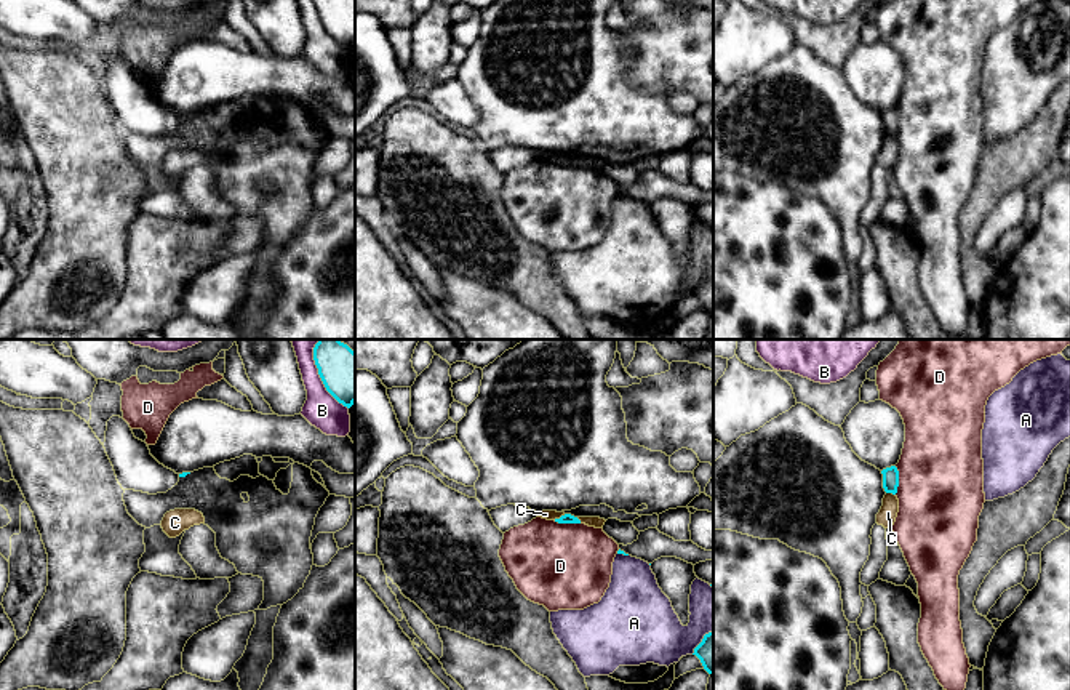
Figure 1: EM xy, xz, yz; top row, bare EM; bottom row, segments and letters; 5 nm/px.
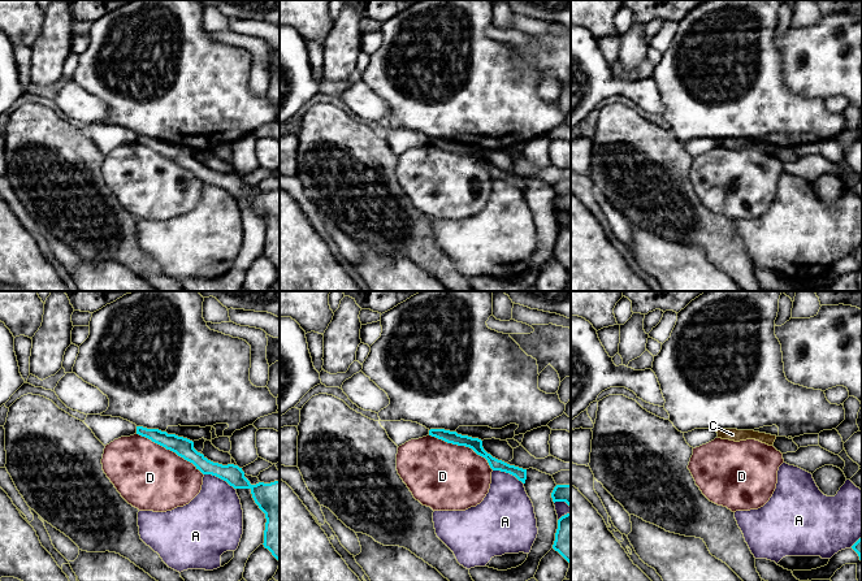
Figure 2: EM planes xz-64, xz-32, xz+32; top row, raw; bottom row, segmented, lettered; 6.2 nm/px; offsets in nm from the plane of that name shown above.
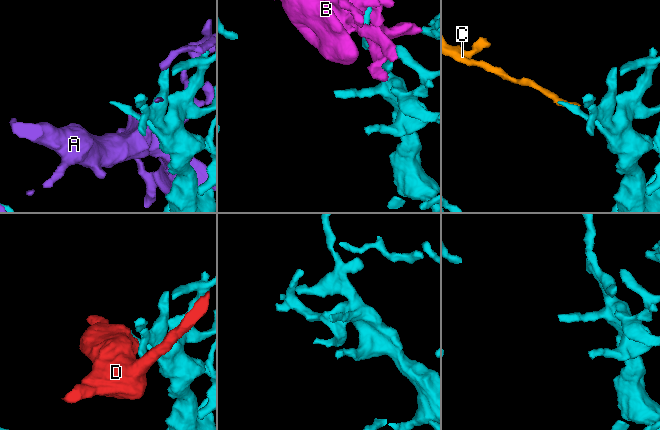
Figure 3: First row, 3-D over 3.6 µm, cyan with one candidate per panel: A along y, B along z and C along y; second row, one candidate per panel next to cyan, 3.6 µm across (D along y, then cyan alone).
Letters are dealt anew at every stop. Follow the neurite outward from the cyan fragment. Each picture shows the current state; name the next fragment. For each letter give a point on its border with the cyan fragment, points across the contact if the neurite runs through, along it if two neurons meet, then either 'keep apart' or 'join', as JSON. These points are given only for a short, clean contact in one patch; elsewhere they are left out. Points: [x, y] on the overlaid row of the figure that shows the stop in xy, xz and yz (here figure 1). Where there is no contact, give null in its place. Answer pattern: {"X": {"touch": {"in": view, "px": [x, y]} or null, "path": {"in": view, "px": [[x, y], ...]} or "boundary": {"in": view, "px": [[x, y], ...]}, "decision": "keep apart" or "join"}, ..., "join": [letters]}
{"A": {"touch": {"in": "xz", "px": [702, 641]}, "decision": "keep apart"}, "B": {"touch": {"in": "xy", "px": [319, 373]}, "decision": "keep apart"}, "C": {"touch": {"in": "xz", "px": [560, 517]}, "boundary": {"in": "xz", "px": [[565, 514], [554, 519]]}, "decision": "keep apart"}, "D": {"touch": {"in": "yz", "px": [898, 481]}, "decision": "keep apart"}, "join": []}

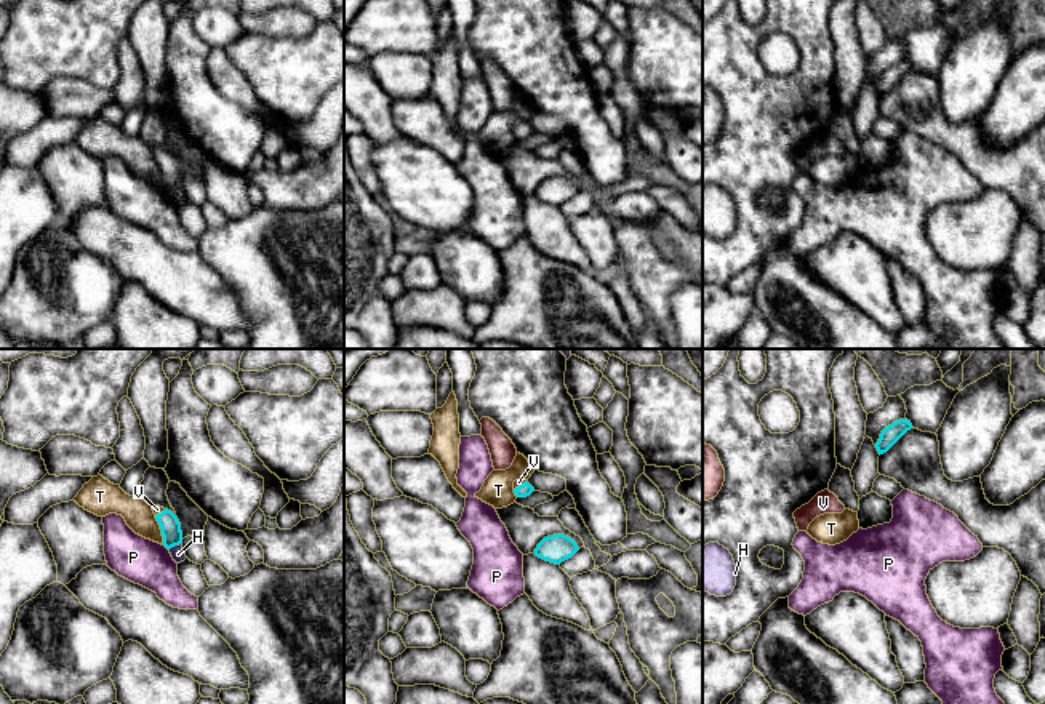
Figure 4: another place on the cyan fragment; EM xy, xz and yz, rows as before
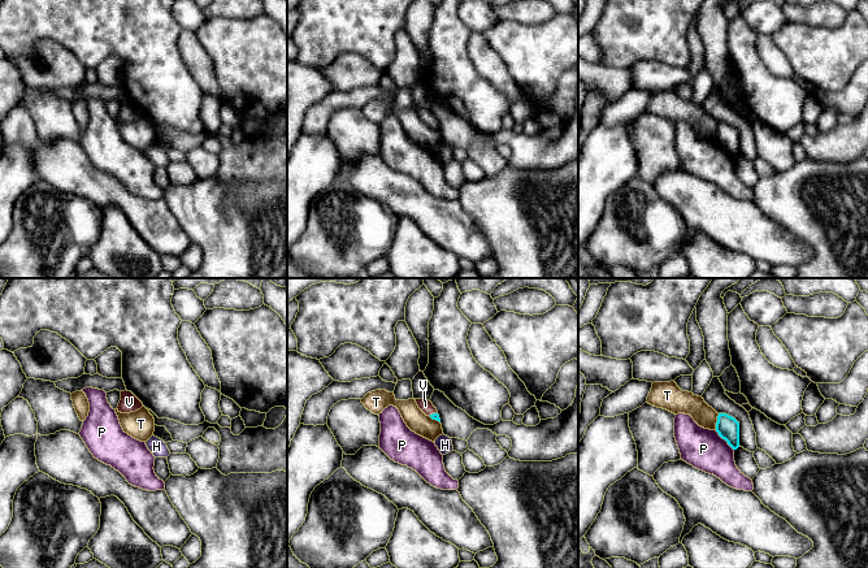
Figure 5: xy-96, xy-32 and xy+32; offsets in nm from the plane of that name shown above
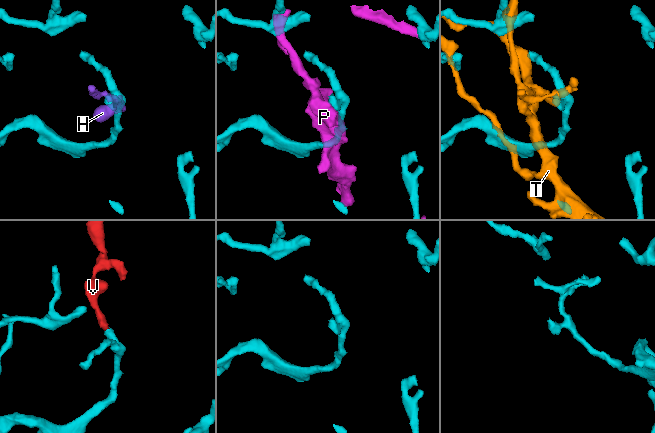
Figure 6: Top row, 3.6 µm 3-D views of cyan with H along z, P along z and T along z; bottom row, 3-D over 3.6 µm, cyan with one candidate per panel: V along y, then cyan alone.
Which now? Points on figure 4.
{"H": {"touch": {"in": "xy", "px": [173, 546]}, "decision": "keep apart"}, "P": {"touch": {"in": "xy", "px": [165, 546]}, "decision": "keep apart"}, "T": {"touch": {"in": "xy", "px": [160, 528]}, "decision": "keep apart"}, "V": {"touch": {"in": "xz", "px": [520, 485]}, "path": {"in": "xz", "px": [[524, 490], [520, 485], [517, 484]]}, "decision": "join"}, "join": ["V"]}

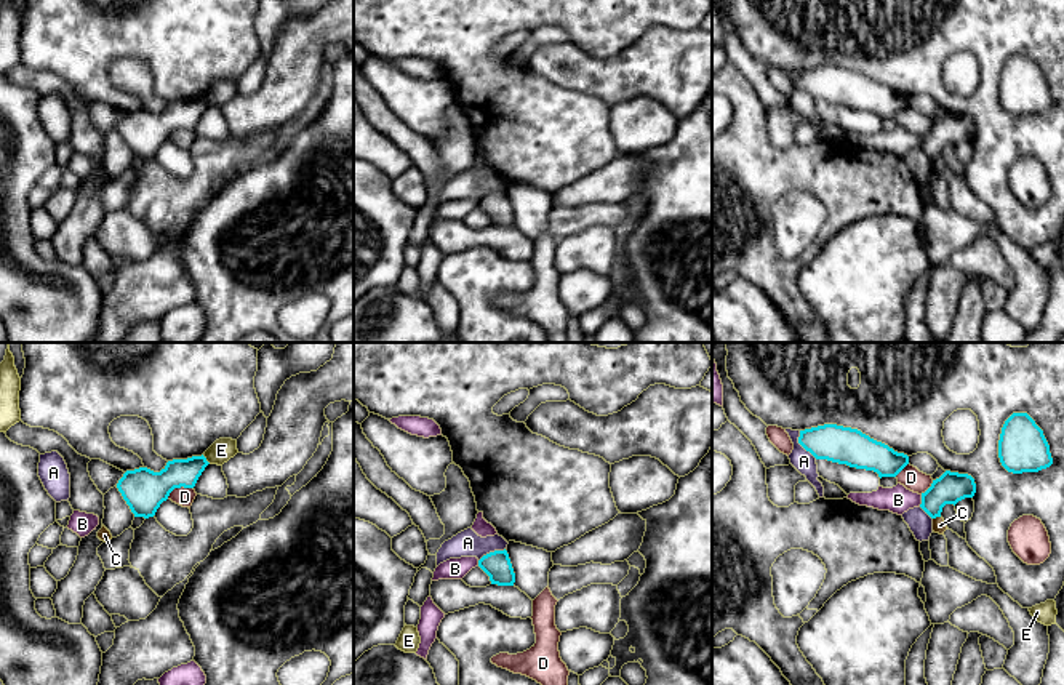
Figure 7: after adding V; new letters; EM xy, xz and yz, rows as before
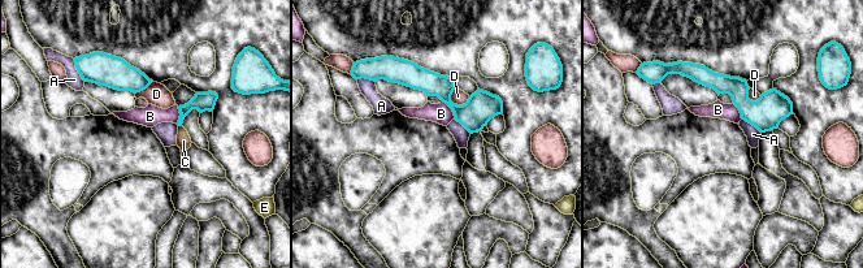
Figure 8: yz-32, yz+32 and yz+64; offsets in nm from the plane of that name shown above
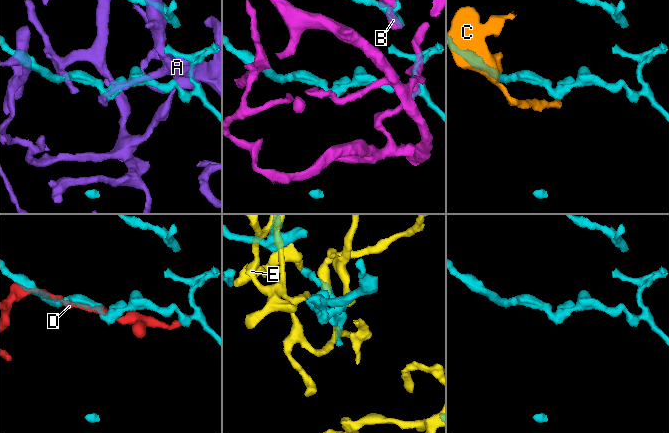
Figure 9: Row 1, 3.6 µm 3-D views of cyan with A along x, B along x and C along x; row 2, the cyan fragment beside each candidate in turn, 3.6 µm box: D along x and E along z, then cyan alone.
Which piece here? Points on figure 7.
{"A": {"touch": {"in": "yz", "px": [802, 445]}, "decision": "keep apart"}, "B": {"touch": {"in": "yz", "px": [922, 501]}, "decision": "keep apart"}, "C": {"touch": {"in": "yz", "px": [936, 516]}, "boundary": {"in": "yz", "px": [[940, 516], [933, 519]]}, "decision": "keep apart"}, "D": {"touch": {"in": "xy", "px": [178, 487]}, "decision": "keep apart"}, "E": {"touch": {"in": "xy", "px": [205, 460]}, "decision": "keep apart"}, "join": []}

